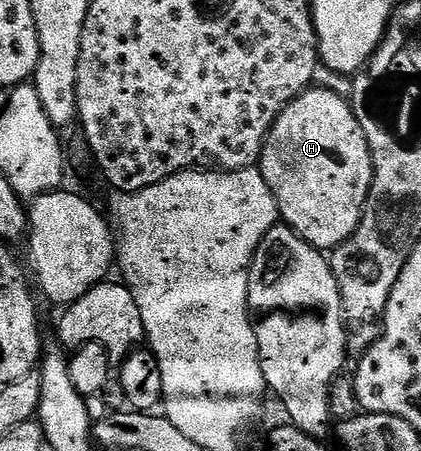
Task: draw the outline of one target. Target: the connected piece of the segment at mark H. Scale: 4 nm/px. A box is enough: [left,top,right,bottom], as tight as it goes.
[258,85,372,253]

